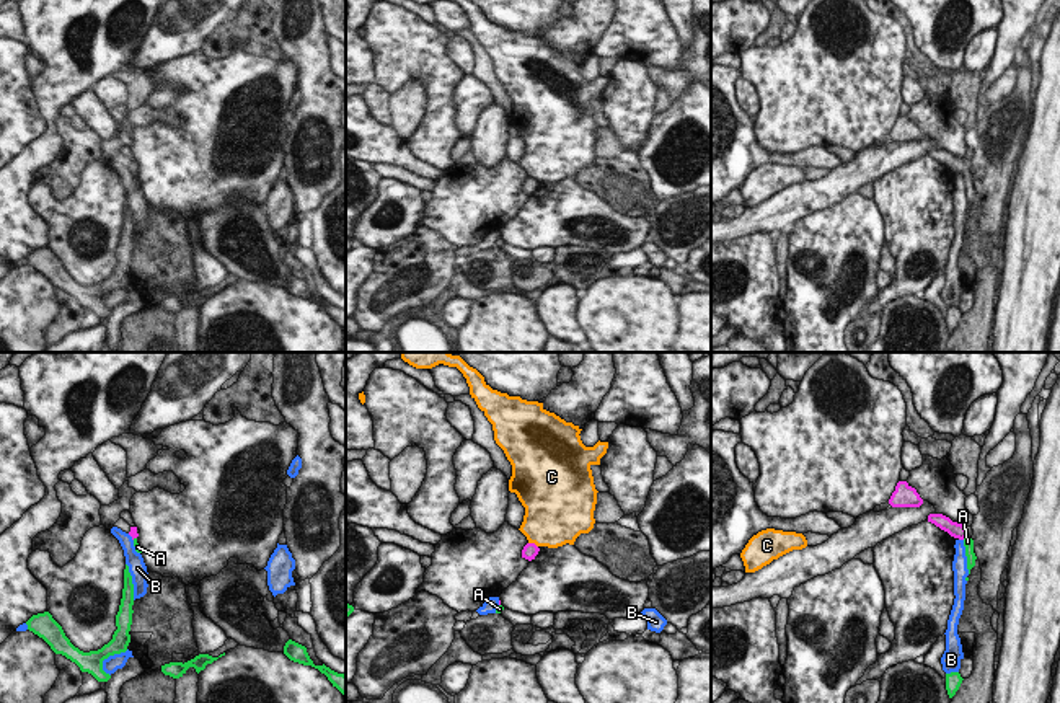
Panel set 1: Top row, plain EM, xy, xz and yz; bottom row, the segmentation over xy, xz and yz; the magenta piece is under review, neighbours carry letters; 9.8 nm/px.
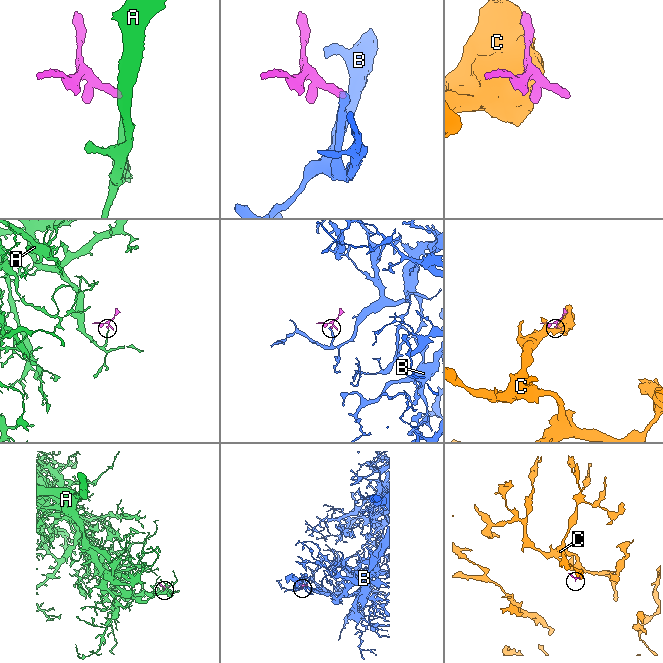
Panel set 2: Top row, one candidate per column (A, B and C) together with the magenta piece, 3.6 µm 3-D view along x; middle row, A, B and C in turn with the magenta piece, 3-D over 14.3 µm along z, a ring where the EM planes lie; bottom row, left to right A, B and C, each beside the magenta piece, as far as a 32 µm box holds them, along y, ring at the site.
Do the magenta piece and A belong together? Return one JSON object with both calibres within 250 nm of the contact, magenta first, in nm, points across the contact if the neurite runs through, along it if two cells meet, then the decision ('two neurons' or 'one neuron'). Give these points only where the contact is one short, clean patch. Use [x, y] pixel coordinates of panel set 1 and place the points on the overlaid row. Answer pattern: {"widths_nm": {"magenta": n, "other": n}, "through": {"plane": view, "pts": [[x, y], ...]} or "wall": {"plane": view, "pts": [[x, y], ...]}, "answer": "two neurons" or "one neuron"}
{"widths_nm": {"magenta": 160, "other": 100}, "through": {"plane": "yz", "pts": [[958, 530], [964, 537], [967, 542]]}, "answer": "one neuron"}

